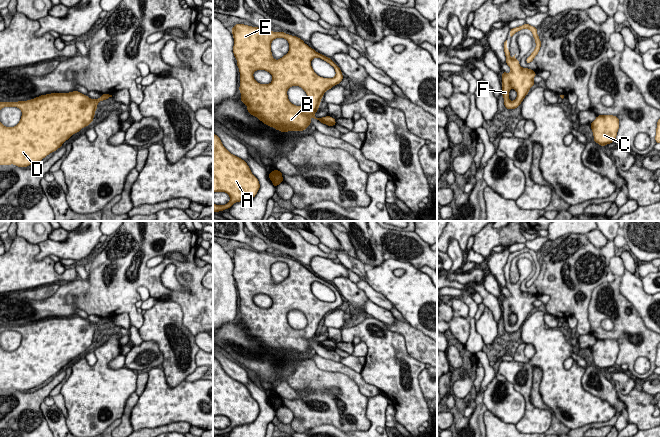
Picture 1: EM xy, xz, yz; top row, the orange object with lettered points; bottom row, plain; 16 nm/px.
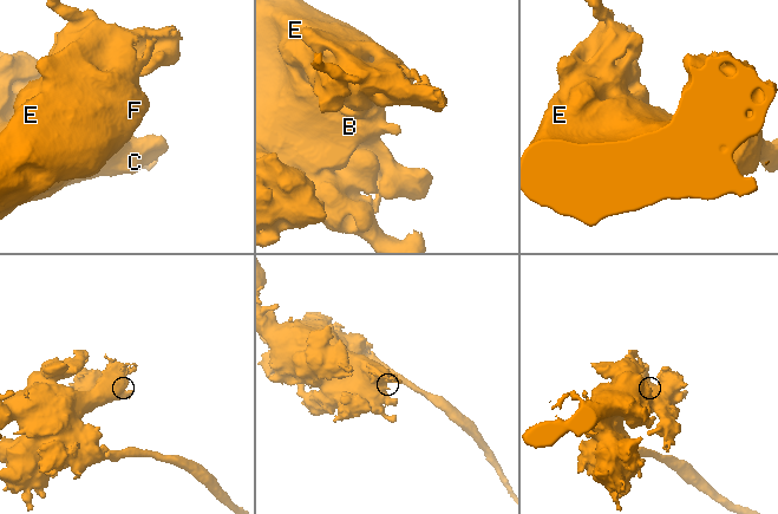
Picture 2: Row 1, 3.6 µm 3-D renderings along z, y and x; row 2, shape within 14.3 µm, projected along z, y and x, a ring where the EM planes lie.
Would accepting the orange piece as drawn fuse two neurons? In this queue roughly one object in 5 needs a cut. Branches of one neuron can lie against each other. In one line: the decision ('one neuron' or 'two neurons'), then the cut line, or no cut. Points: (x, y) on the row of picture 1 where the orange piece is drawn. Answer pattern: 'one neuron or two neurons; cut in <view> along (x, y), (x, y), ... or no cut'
one neuron; no cut

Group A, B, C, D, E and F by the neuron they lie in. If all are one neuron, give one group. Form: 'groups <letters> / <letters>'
groups A B C D E F

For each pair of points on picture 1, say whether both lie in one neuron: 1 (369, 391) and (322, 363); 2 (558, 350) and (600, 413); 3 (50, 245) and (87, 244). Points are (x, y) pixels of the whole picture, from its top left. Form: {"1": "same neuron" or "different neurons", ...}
{"1": "same neuron", "2": "same neuron", "3": "same neuron"}

